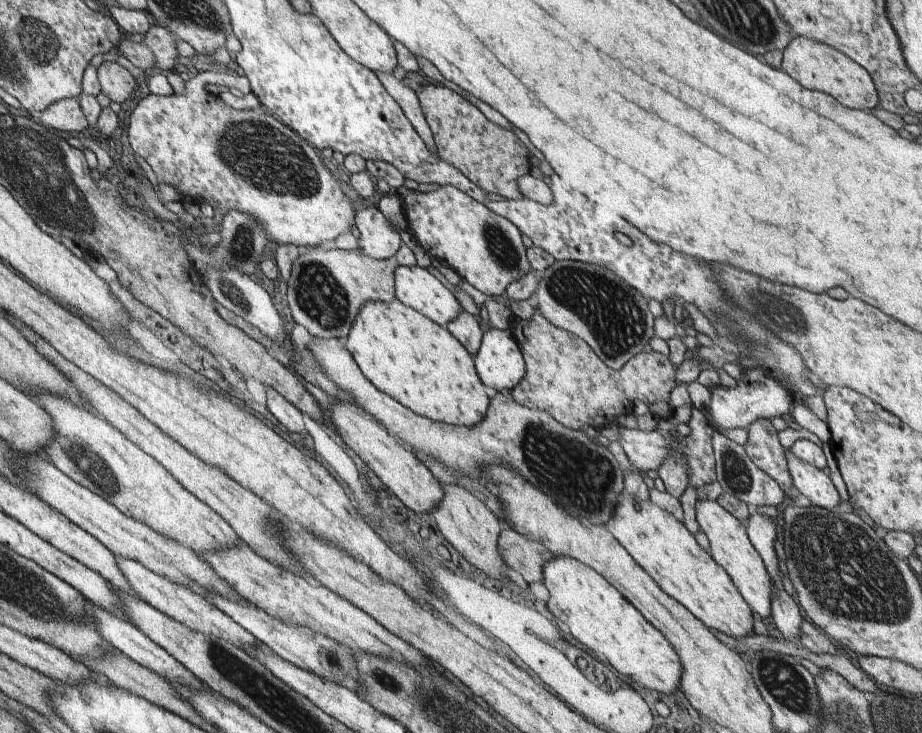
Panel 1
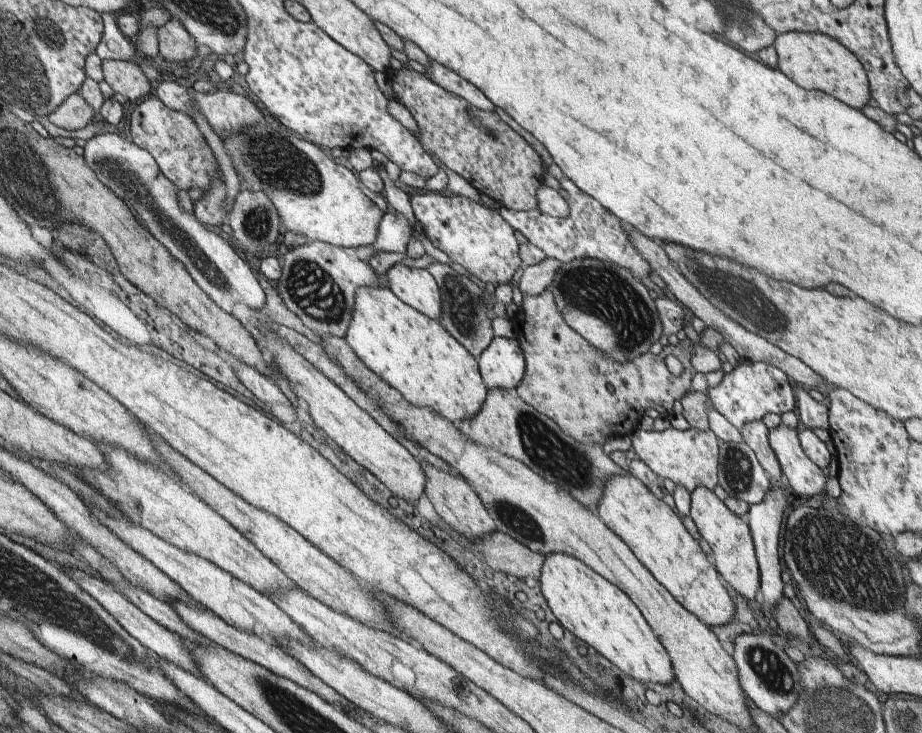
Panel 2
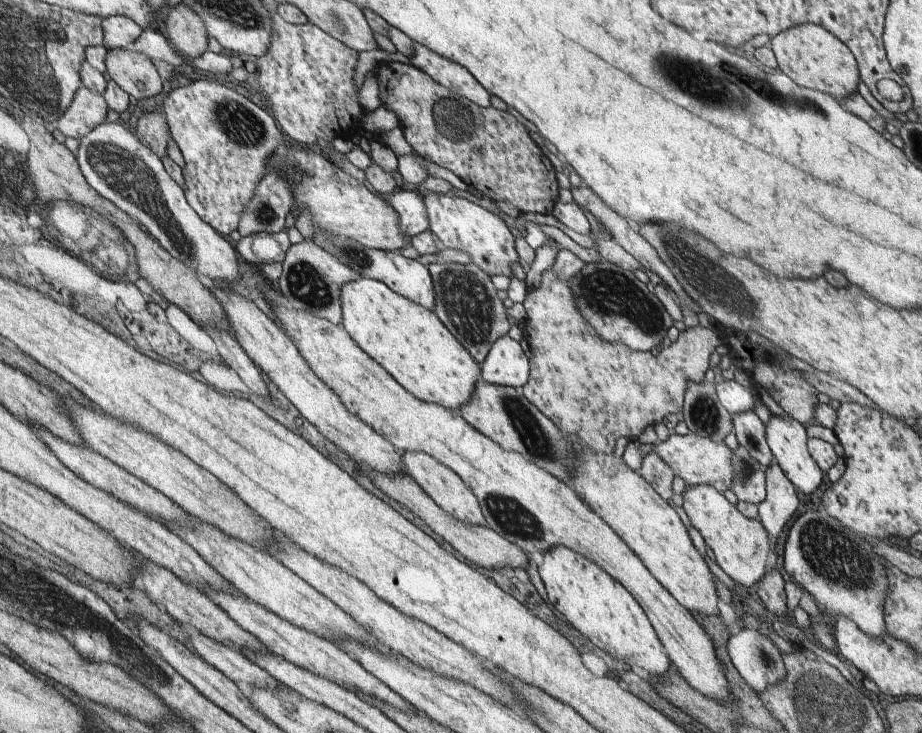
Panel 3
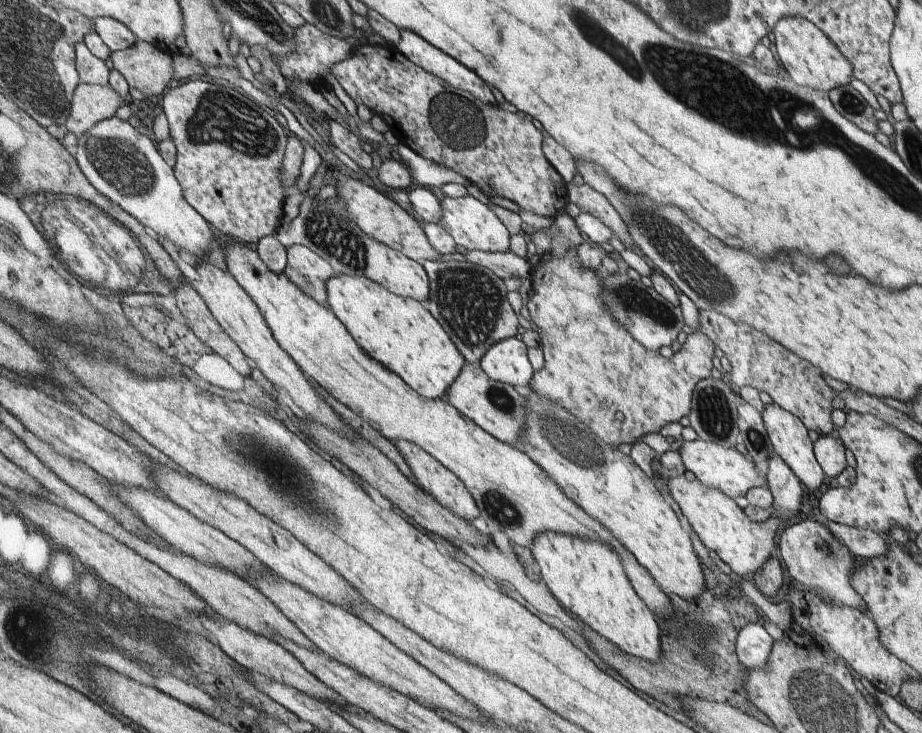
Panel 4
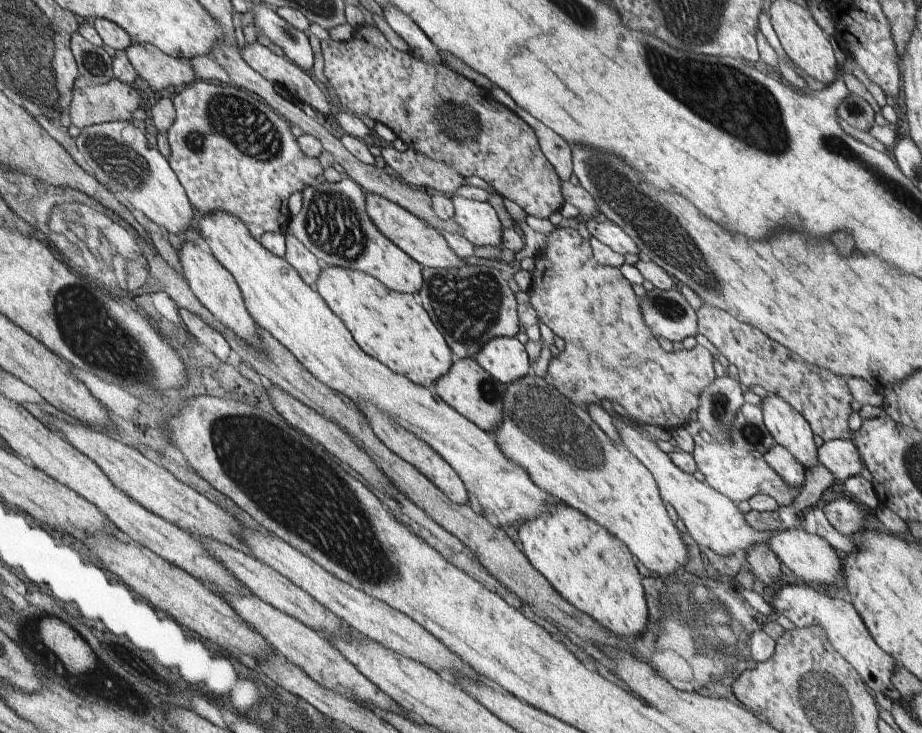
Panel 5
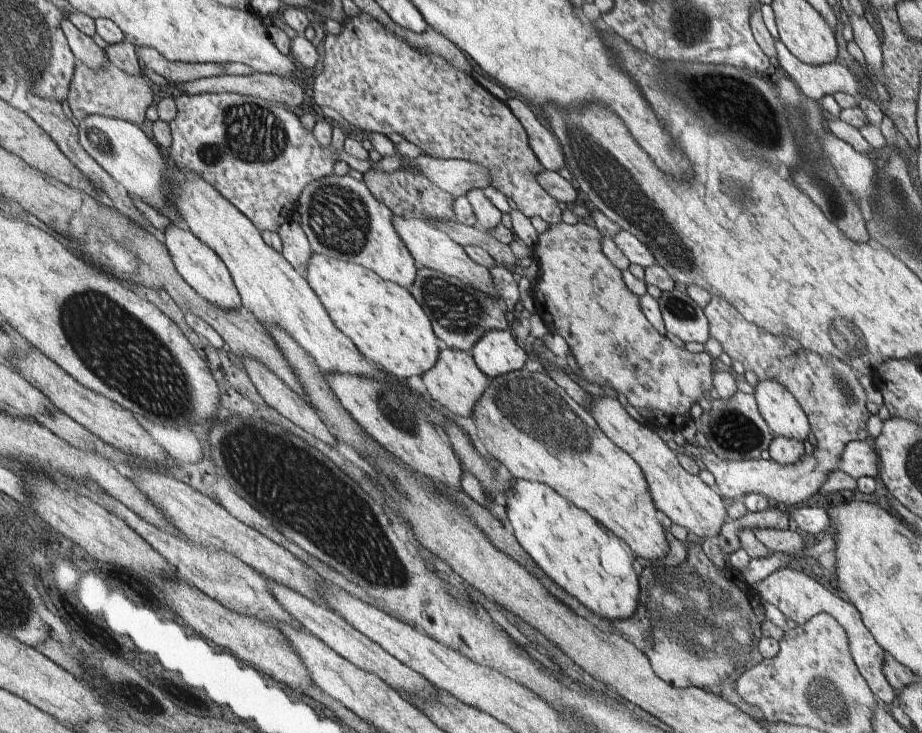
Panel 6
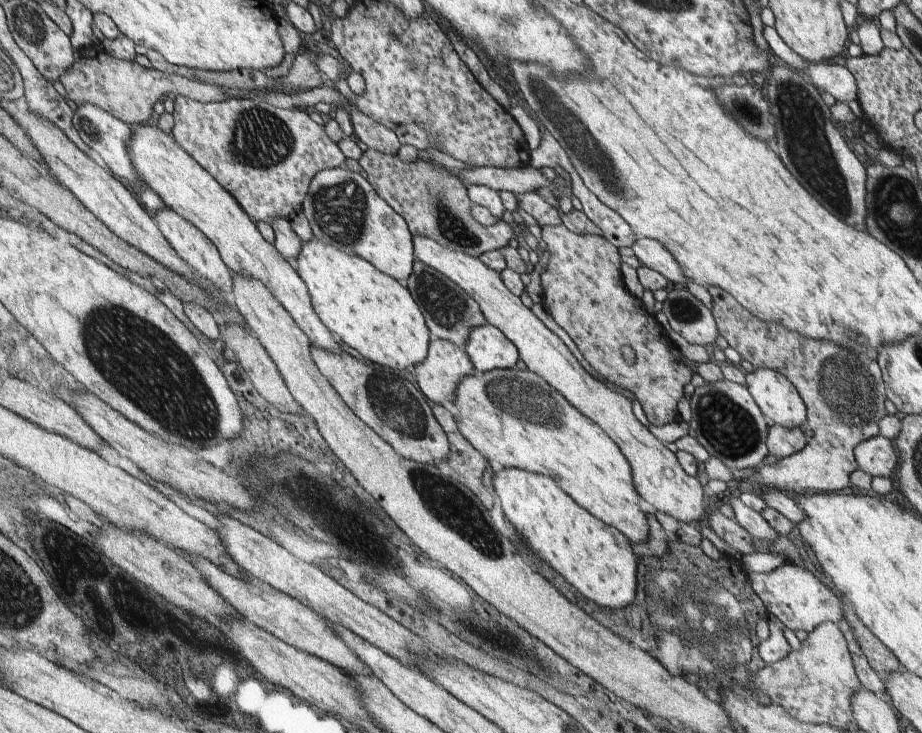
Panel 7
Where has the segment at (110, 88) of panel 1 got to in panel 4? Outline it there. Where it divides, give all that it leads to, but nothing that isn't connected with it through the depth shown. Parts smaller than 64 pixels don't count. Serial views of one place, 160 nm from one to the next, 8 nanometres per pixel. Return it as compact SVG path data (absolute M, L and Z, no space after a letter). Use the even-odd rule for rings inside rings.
M137 40L130 48L114 51L111 56L114 68L124 75L129 86L138 88L146 97L162 94L174 78L173 57L152 43Z

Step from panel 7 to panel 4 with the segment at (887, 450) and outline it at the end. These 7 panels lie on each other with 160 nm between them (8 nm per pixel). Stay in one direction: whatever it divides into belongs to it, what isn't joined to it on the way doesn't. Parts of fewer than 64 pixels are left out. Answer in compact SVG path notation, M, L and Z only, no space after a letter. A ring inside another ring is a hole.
M835 434L821 436L813 446L815 457L826 476L837 477L845 471L846 447Z

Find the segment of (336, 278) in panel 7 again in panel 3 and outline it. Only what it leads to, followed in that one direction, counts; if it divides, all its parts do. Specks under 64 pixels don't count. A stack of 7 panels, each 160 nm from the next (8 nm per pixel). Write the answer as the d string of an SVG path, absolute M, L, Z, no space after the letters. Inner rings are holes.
M356 278L340 290L342 322L353 341L379 363L410 394L447 409L460 409L480 380L480 365L440 322L438 315L396 294L386 283Z

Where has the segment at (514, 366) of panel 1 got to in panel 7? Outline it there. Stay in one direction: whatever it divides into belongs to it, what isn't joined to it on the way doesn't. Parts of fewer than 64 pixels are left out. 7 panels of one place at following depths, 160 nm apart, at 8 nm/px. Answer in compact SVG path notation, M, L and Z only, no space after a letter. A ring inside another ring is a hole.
M490 323L470 331L464 350L479 374L494 369L511 369L519 359L514 343Z

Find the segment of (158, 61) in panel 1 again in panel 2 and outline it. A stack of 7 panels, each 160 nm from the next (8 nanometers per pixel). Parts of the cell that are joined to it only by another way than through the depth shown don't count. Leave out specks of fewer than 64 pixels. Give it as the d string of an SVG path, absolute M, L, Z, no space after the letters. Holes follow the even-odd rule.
M174 17L157 30L159 40L159 60L170 62L184 62L194 58L196 54L196 40Z

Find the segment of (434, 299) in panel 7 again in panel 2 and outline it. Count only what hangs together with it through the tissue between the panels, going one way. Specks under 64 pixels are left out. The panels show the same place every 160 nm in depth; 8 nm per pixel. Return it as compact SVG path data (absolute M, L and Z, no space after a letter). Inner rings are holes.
M436 262L427 268L439 286L442 297L441 325L477 359L487 346L490 346L494 336L491 319L486 313L491 303L482 296L483 290L464 274L454 271L450 265Z

